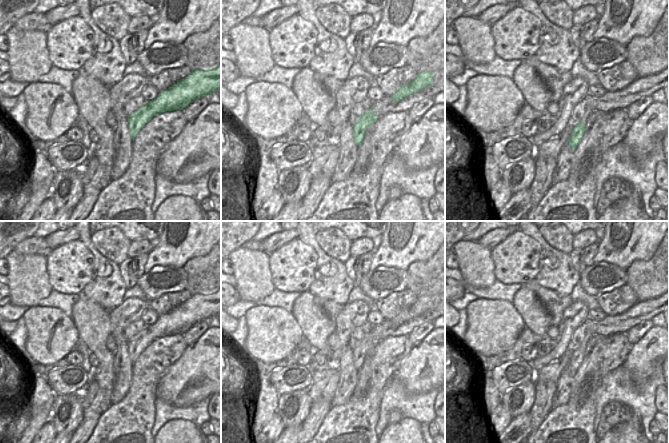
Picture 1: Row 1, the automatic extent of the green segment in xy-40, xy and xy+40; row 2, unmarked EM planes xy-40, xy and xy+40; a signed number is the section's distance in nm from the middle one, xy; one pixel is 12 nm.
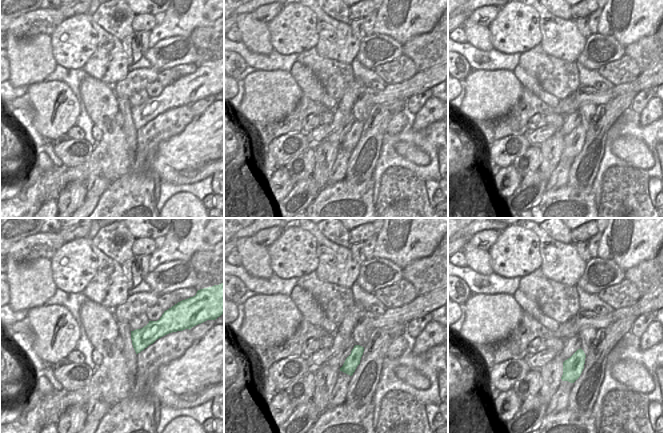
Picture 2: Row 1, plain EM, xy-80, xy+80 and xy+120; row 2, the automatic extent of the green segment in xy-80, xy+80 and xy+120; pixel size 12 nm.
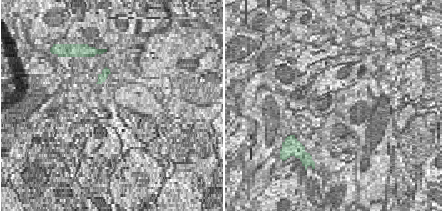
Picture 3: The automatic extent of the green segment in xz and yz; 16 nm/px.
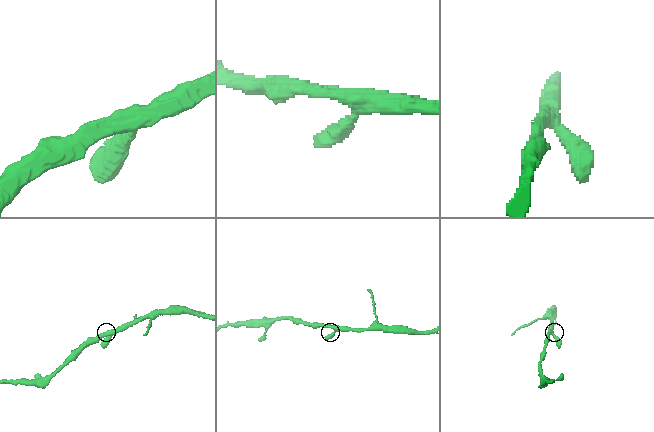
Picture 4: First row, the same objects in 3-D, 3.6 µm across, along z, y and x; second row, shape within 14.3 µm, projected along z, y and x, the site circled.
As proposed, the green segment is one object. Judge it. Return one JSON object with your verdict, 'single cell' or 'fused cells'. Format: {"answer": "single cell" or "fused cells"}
{"answer": "single cell"}

